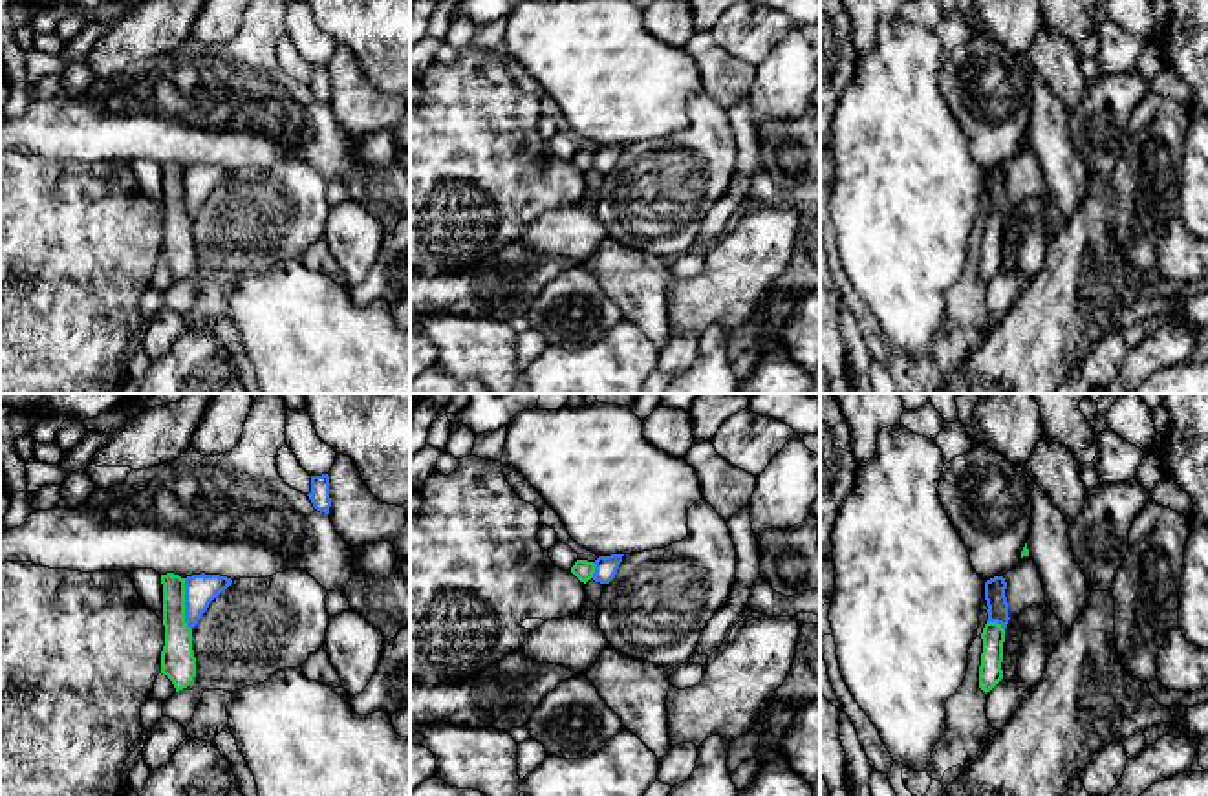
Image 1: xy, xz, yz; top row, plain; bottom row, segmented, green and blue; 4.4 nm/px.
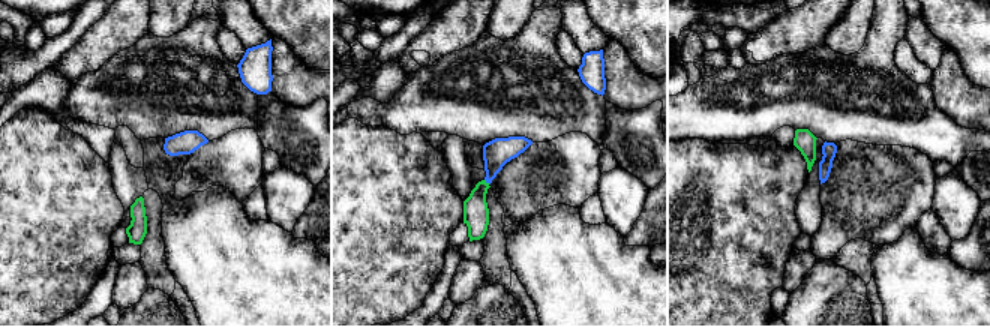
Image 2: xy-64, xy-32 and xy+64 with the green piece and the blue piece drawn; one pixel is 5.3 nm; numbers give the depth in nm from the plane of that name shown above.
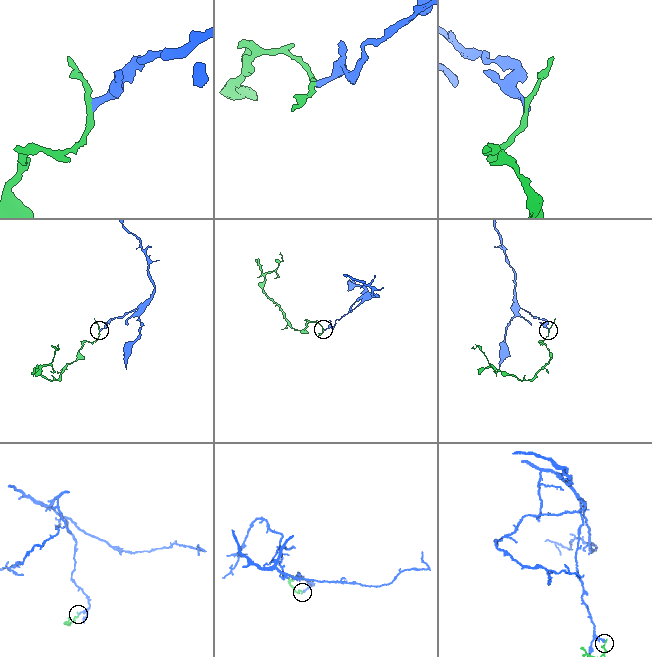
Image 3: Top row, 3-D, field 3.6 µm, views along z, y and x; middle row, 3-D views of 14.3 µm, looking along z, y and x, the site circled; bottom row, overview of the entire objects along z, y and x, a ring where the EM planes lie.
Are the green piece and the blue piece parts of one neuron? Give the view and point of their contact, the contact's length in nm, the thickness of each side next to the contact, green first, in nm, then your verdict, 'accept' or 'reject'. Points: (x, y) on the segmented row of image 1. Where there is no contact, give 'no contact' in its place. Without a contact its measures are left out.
meets green in xy at (183, 604); contact 240 nm long; 150 nm thick on the green side, 140 nm on the other; reject

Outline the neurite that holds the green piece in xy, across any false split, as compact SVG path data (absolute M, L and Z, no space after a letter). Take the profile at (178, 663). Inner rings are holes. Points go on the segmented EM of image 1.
M174 573L161 575L165 646L161 651L161 673L176 692L187 688L196 677L192 629L185 622L185 578Z

